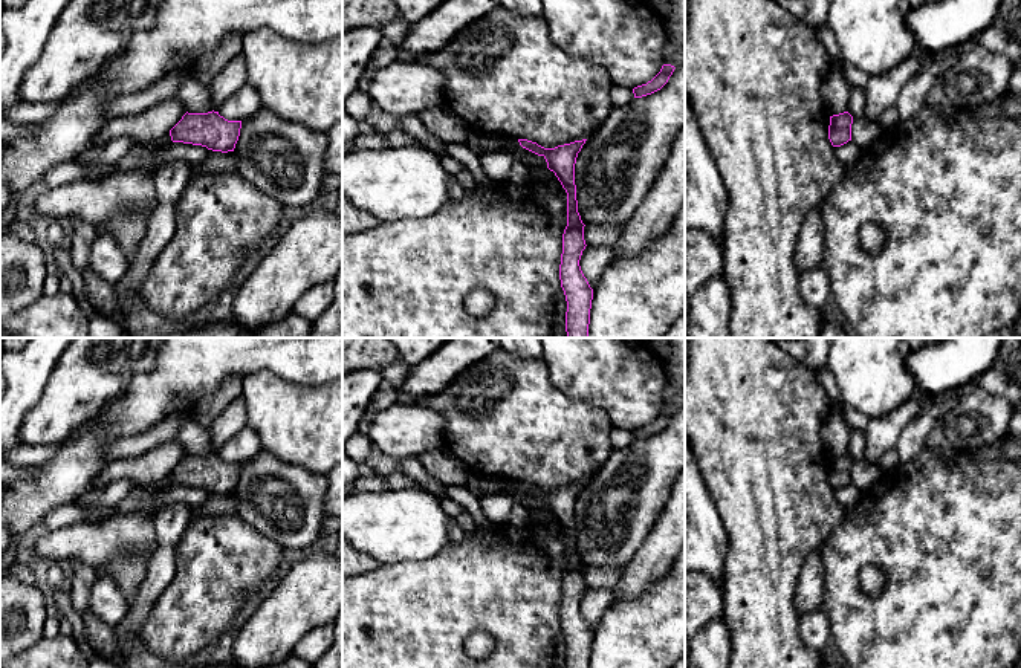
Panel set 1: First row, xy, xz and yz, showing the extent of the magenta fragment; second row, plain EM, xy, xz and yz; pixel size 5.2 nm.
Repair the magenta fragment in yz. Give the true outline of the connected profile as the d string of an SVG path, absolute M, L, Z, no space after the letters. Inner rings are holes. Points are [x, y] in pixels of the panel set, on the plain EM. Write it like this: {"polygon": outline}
{"polygon": "M848 454L830 459L828 482L833 489L841 489L851 483L853 459Z"}

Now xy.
{"polygon": "M219 454L185 456L170 472L173 485L202 488L212 494L234 494L241 463L228 463Z"}

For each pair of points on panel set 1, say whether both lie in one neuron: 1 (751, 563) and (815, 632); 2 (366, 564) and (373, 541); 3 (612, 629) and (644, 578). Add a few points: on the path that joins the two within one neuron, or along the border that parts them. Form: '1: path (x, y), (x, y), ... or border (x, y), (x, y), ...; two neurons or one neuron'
1: border (798, 616), (798, 638), (813, 650); two neurons
2: border (358, 551), (379, 563); two neurons
3: border (662, 577), (647, 590), (613, 601); two neurons

